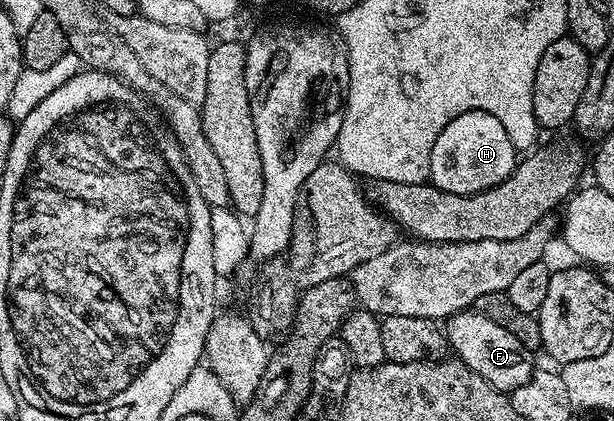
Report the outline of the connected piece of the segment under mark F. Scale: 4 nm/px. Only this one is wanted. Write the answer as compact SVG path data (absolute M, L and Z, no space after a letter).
M475 309L459 311L447 320L446 334L449 348L467 367L474 369L474 373L478 373L482 381L490 381L494 389L510 393L530 381L534 373L533 352L527 351L522 341L514 337L514 333L502 329L502 325L494 325L494 321L490 321L490 317L486 317L482 312Z

